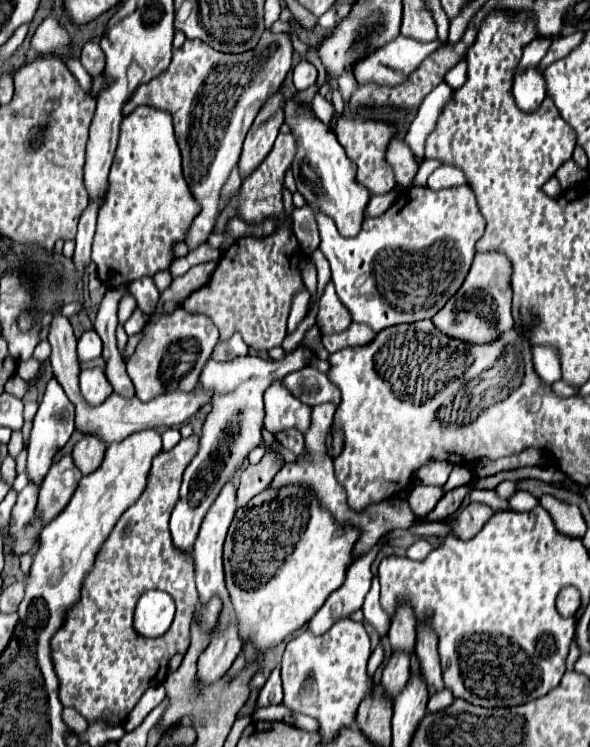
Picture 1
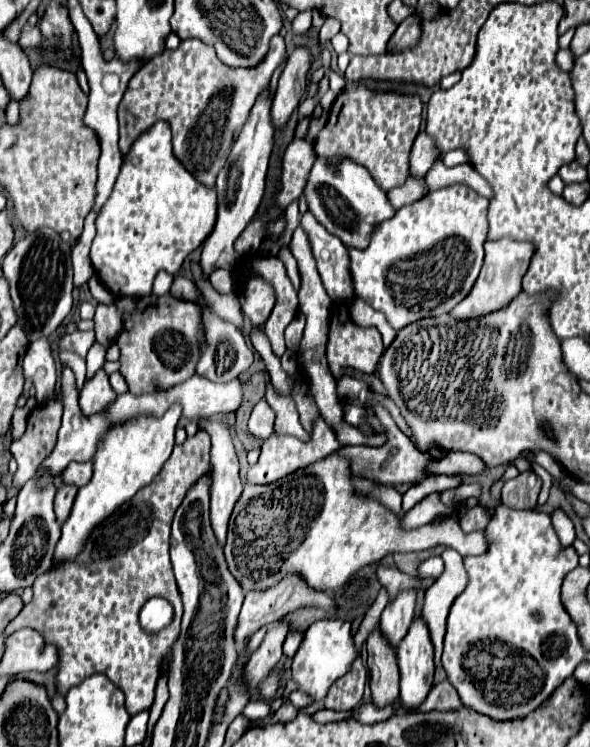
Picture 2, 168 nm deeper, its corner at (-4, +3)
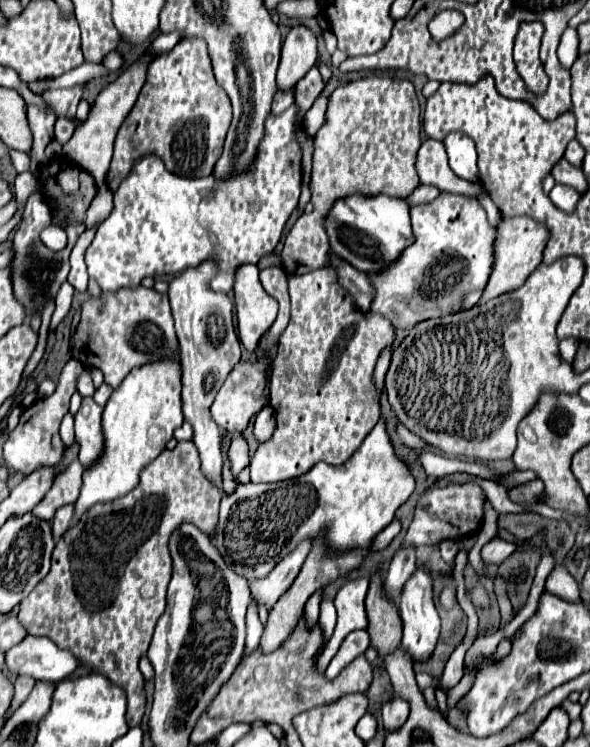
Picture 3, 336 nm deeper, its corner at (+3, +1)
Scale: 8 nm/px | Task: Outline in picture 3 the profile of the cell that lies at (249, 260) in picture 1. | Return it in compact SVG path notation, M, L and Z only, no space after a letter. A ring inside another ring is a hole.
M268 267L268 269L260 271L260 283L266 289L266 293L272 295L280 305L274 325L270 327L270 331L260 341L262 349L270 351L268 347L278 341L280 333L286 329L288 319L290 319L291 303L290 297L288 297L288 277L286 277L286 271L282 267Z

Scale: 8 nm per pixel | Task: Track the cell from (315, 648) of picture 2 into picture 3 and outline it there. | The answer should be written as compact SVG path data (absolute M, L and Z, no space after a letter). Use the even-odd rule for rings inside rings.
M326 597L326 599L322 599L318 625L322 627L324 639L328 641L328 639L332 637L332 631L334 631L334 625L336 625L336 609L334 609L334 603L332 603L332 599L328 599L328 597Z

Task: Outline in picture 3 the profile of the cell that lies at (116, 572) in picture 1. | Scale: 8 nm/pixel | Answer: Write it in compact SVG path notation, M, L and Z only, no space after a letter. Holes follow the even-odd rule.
M192 441L178 443L176 449L160 453L140 471L140 483L128 495L92 505L92 509L88 509L80 521L58 539L52 553L50 573L20 603L18 619L30 635L52 639L60 649L68 649L82 659L86 667L124 687L128 695L126 719L130 727L138 727L144 715L144 677L138 669L138 661L146 655L156 621L166 607L168 581L172 577L172 557L168 549L170 535L182 523L192 523L213 540L220 499L220 489L216 489L200 471L198 451ZM142 587L152 587L150 595L142 595Z

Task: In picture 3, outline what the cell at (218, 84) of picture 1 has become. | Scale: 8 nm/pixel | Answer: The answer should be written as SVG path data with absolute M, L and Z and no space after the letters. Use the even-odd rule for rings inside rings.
M182 39L172 51L162 53L148 65L146 83L136 105L116 135L114 157L106 177L108 189L116 193L132 165L146 155L156 155L174 175L196 179L214 171L232 121L228 95L214 79L204 39Z

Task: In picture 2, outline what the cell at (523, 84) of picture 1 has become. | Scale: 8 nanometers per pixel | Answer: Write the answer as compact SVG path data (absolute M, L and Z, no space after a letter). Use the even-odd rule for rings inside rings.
M561 49L555 59L557 59L555 63L557 63L559 69L568 73L571 72L574 65L574 57L571 57L571 51L569 51L569 49Z

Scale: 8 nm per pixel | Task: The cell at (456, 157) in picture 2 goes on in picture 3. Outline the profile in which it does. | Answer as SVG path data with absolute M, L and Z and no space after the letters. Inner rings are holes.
M448 133L448 137L444 137L442 143L448 153L450 169L460 179L476 183L478 181L478 167L476 167L474 141L464 133Z

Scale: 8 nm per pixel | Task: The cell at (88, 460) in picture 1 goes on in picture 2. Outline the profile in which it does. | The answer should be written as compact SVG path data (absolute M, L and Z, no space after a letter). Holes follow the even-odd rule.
M87 461L87 463L69 463L69 467L67 467L67 471L63 471L61 479L65 483L73 483L73 485L81 487L81 485L89 483L91 475L93 475L93 463L91 461Z

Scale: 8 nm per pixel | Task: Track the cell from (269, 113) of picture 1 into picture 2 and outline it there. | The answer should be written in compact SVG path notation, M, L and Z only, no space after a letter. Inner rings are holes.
M297 47L287 59L287 65L279 77L271 105L271 123L277 131L287 125L289 117L299 105L299 97L305 93L309 65L311 65L311 55L303 47Z

